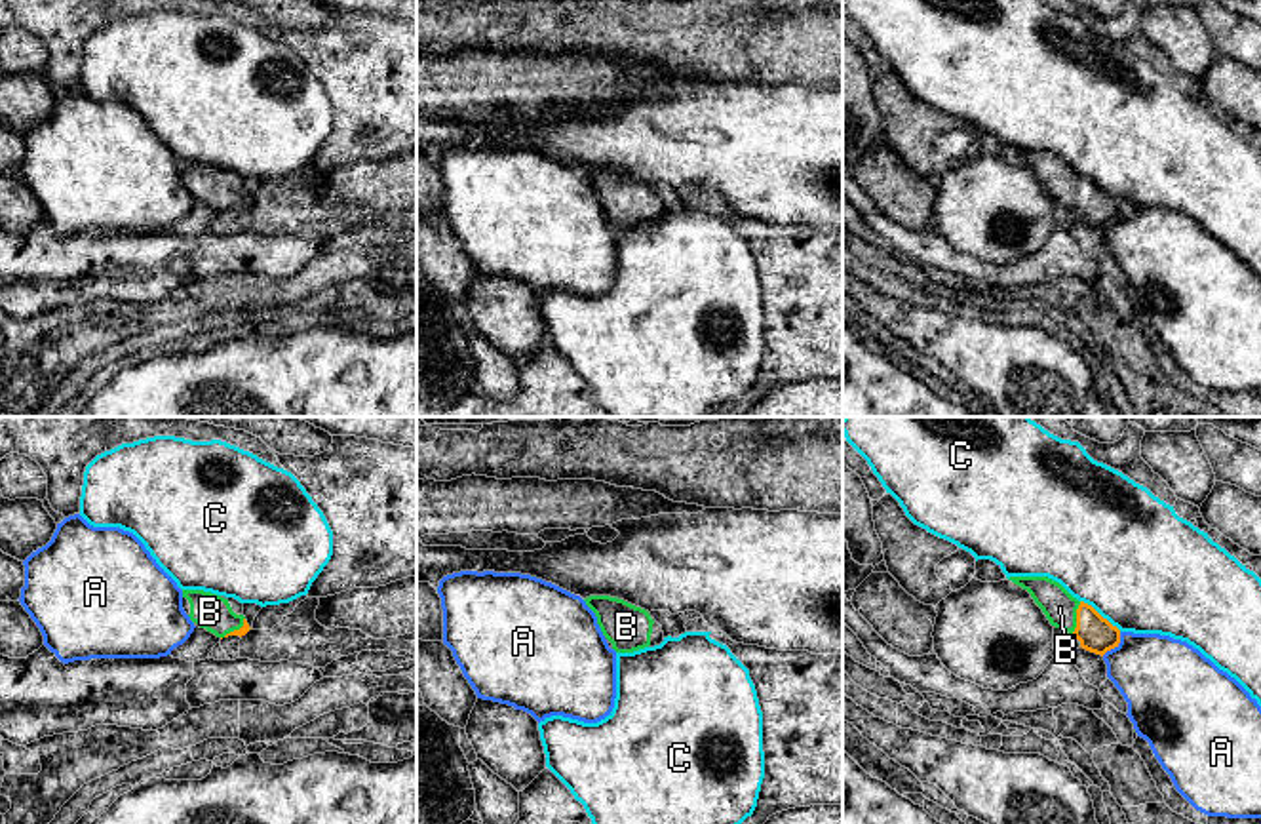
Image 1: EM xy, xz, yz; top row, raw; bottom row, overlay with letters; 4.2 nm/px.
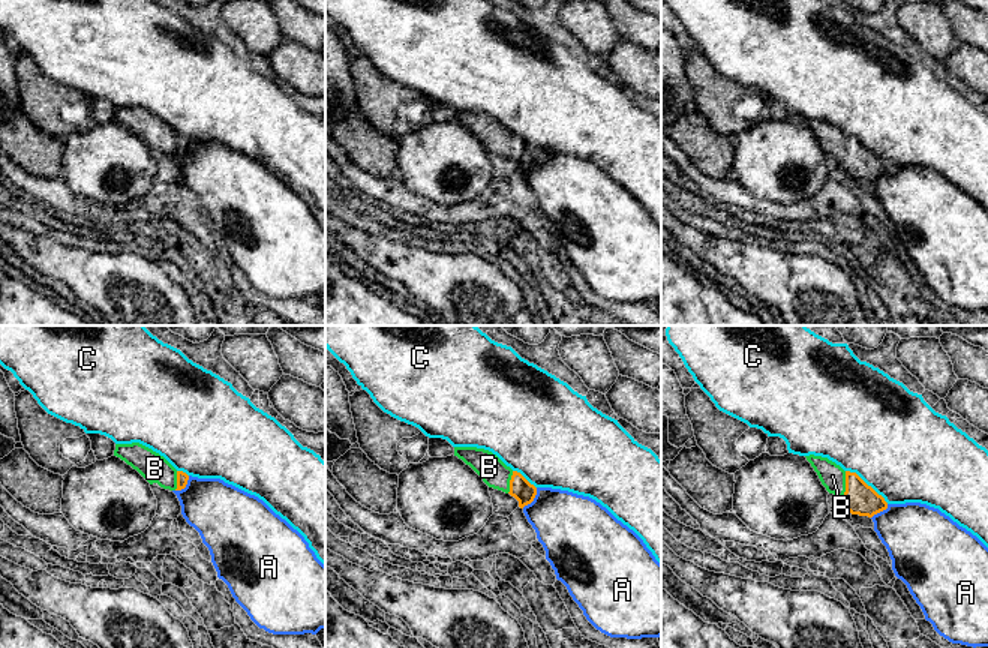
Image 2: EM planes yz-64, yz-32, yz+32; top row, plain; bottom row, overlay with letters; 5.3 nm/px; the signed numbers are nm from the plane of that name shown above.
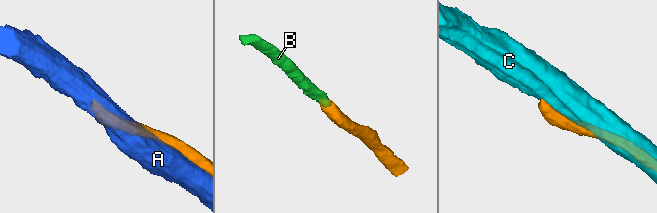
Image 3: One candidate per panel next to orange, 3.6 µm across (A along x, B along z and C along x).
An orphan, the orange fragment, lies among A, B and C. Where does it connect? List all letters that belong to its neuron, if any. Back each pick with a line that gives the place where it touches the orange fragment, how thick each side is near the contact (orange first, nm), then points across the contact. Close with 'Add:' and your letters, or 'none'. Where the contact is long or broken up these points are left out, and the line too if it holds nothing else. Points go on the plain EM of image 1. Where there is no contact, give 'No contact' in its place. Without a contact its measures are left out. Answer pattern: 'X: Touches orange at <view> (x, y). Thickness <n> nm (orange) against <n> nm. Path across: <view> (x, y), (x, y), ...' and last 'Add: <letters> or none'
B: Touches orange at yz (1077, 191). Thickness 160 nm (orange) against 140 nm. Path across: yz (1096, 208), (1077, 191), (1060, 181)
Add: B

